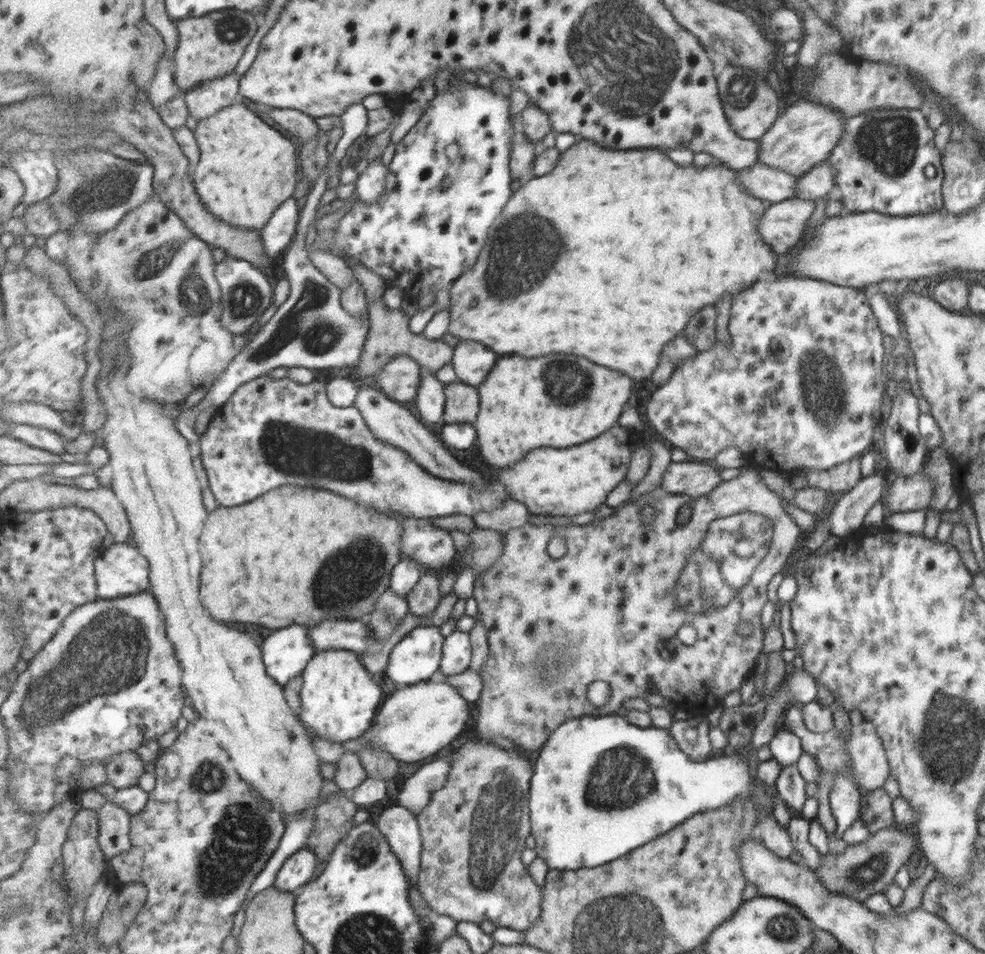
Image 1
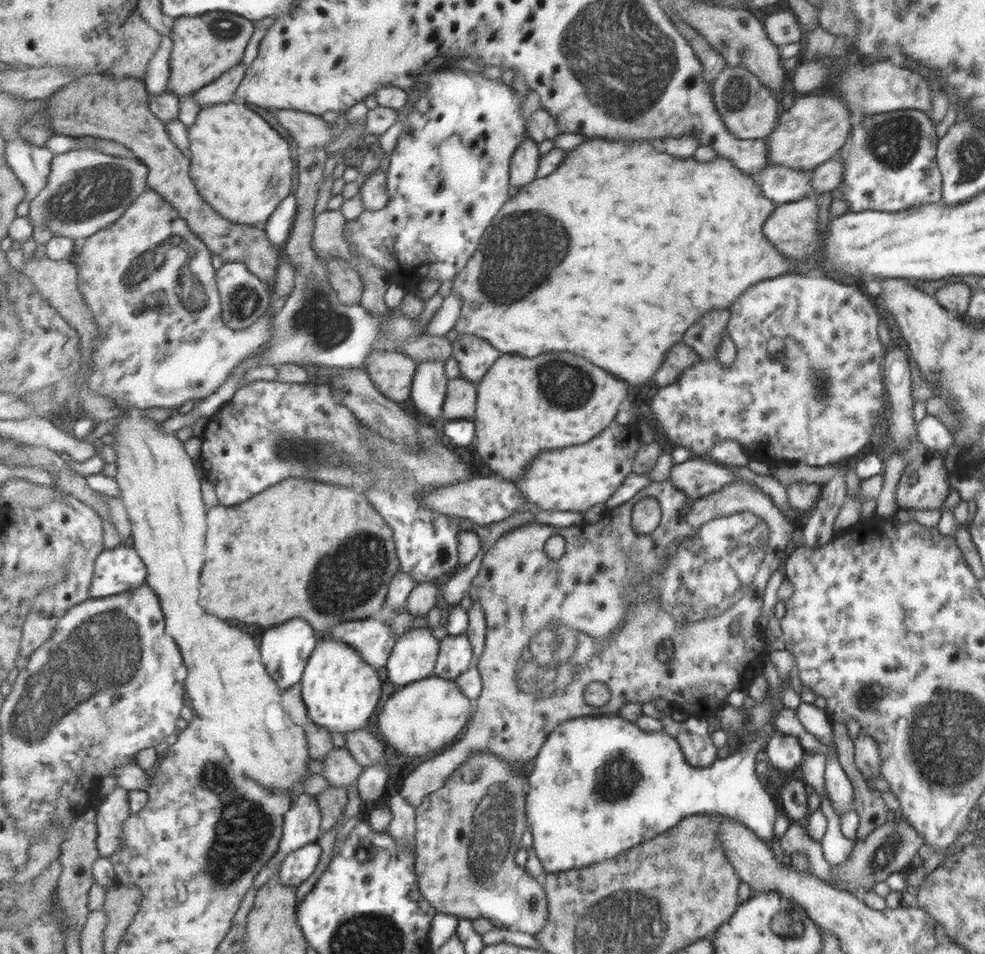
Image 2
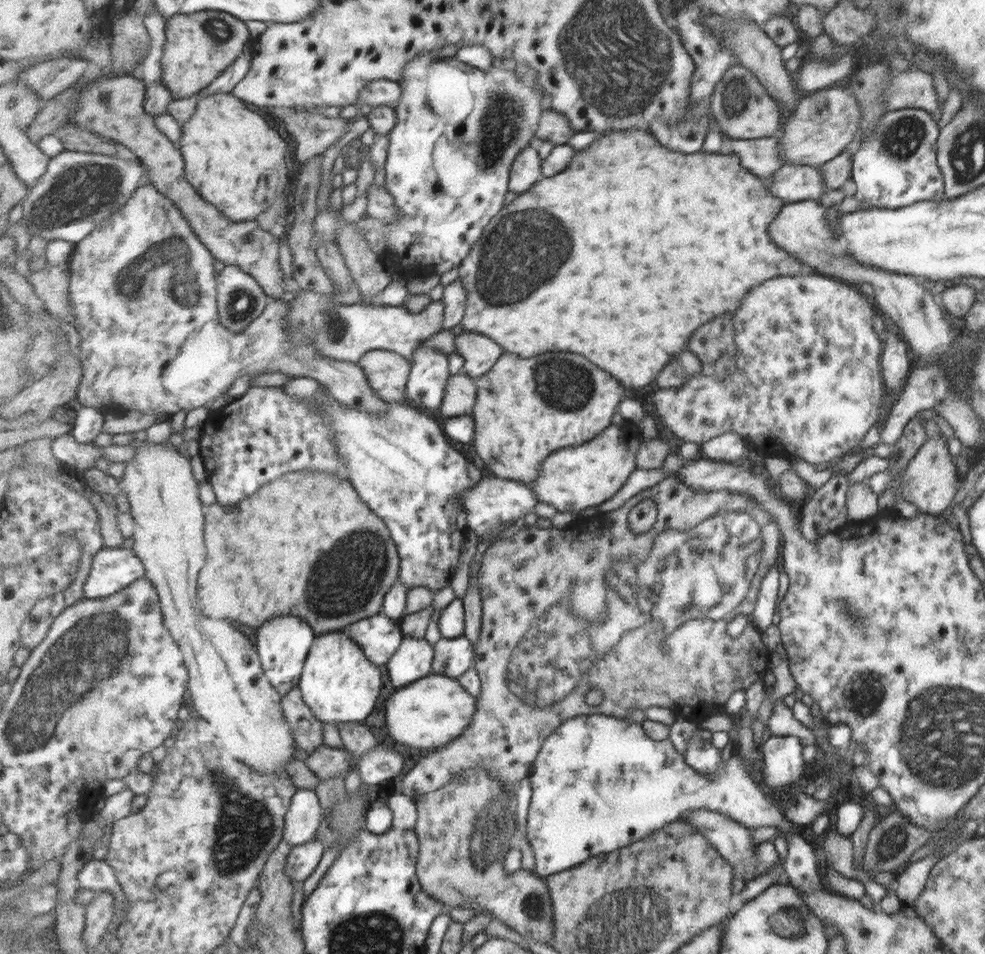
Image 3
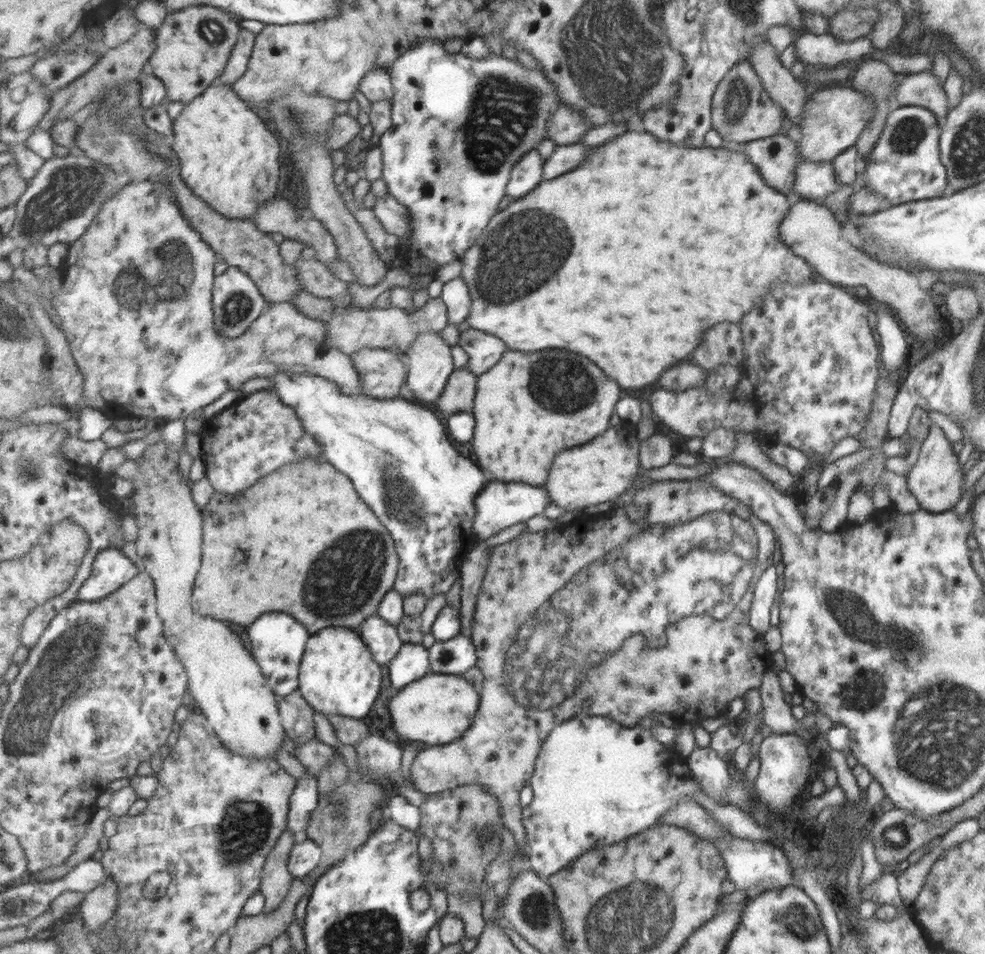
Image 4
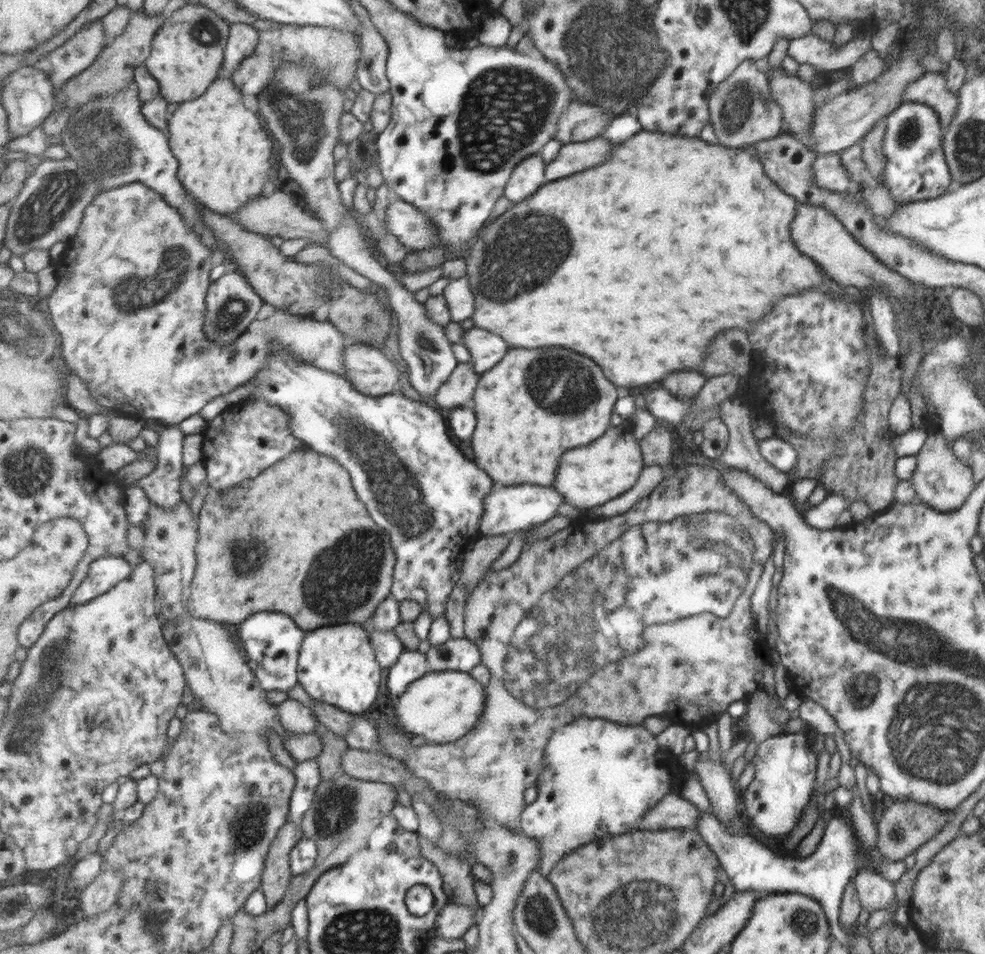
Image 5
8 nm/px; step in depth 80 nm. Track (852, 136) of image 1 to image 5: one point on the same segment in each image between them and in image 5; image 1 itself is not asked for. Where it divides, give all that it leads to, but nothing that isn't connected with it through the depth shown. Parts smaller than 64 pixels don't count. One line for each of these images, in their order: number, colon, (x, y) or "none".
2: (889, 160)
3: (893, 167)
4: (904, 165)
5: (915, 170)

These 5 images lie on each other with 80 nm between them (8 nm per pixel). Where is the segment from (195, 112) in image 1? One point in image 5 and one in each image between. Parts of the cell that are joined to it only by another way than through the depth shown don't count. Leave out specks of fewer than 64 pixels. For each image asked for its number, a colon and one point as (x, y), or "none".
2: (224, 89)
3: (232, 75)
4: (236, 67)
5: (243, 41)

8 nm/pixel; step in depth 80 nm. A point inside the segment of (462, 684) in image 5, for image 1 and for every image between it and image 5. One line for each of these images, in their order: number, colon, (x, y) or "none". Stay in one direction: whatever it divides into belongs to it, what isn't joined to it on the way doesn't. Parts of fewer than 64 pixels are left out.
1: (419, 721)
2: (423, 717)
3: (433, 712)
4: (439, 708)

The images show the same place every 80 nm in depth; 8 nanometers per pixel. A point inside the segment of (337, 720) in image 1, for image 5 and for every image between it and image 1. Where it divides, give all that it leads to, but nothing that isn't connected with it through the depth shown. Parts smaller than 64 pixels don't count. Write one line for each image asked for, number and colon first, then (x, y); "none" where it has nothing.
2: (342, 690)
3: (340, 683)
4: (339, 676)
5: (338, 665)

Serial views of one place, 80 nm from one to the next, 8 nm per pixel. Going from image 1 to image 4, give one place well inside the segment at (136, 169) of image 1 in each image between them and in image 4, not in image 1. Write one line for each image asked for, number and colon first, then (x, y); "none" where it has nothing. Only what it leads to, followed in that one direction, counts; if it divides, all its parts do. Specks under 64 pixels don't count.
2: (88, 191)
3: (80, 190)
4: (62, 199)

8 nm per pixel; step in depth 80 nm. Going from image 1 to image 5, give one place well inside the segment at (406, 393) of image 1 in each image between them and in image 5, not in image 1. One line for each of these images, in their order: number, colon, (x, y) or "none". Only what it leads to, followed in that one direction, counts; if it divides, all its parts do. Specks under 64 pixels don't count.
2: (393, 373)
3: (388, 372)
4: (382, 373)
5: (372, 371)

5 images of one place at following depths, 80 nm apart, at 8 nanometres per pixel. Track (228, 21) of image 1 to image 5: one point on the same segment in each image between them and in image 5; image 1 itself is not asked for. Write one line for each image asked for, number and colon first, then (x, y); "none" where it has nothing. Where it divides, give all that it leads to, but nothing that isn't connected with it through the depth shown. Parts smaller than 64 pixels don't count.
2: (206, 47)
3: (200, 46)
4: (194, 45)
5: (189, 51)

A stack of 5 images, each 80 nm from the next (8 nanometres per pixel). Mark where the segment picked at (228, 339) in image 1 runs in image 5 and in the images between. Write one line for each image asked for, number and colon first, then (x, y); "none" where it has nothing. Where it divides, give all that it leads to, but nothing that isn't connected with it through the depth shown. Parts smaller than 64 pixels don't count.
2: (150, 281)
3: (144, 290)
4: (137, 305)
5: (131, 315)

